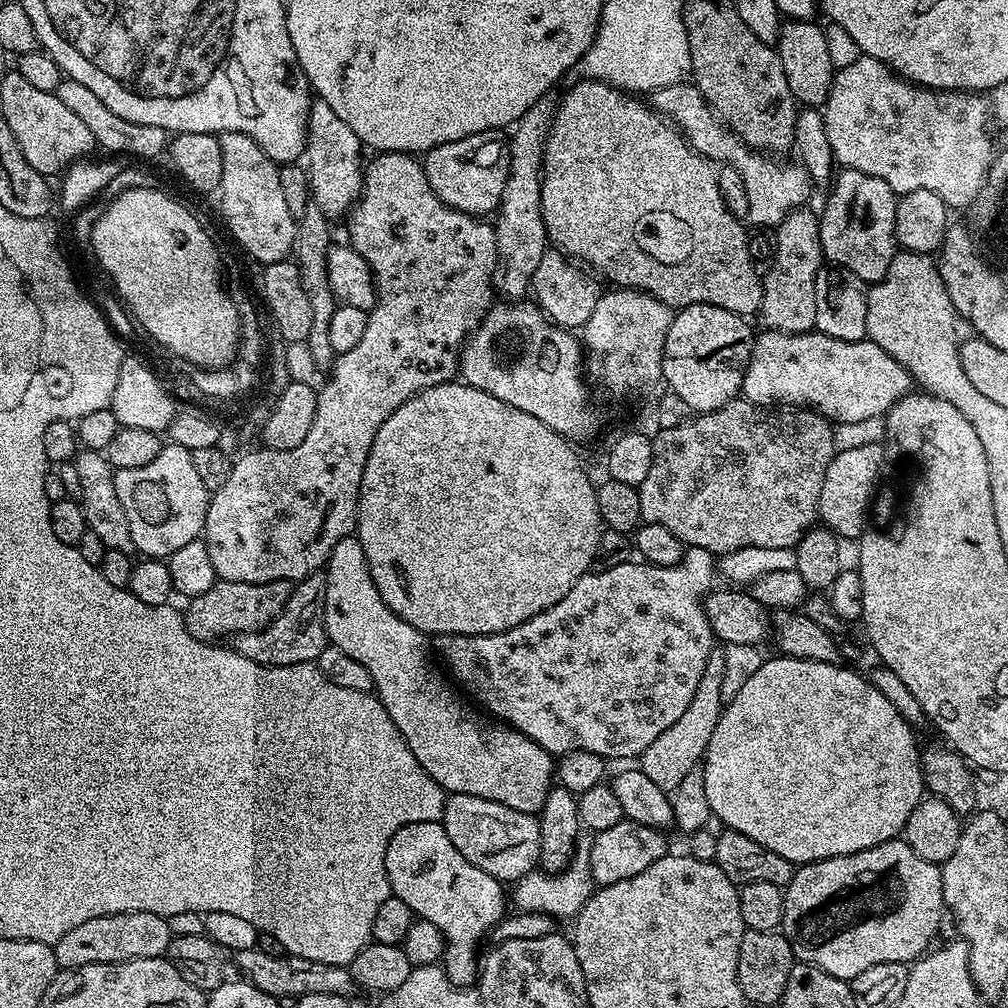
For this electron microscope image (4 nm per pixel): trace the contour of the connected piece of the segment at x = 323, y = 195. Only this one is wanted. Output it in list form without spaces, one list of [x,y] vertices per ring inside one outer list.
[[[319,98],[313,99],[311,110],[308,111],[304,165],[305,171],[308,173],[308,185],[311,199],[316,201],[327,217],[347,217],[352,211],[353,204],[360,199],[363,191],[364,169],[364,157],[362,158],[362,151],[364,150],[360,143],[360,139],[354,134],[354,130],[352,130],[350,126],[347,126],[346,122],[344,122],[342,118],[327,105],[325,100]]]

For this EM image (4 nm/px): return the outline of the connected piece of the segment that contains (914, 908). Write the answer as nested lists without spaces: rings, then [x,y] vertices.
[[[903,838],[870,846],[870,850],[799,865],[784,889],[782,934],[790,942],[793,957],[849,982],[858,978],[862,970],[881,962],[911,965],[929,951],[944,916],[946,920],[940,869],[941,865],[914,854]]]

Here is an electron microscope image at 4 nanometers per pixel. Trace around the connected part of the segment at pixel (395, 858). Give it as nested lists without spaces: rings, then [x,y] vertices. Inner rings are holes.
[[[414,822],[402,826],[402,830],[398,830],[394,838],[390,838],[390,846],[386,846],[386,874],[392,887],[392,895],[406,902],[406,906],[410,906],[413,917],[434,922],[434,926],[442,930],[445,942],[442,967],[446,978],[450,978],[450,982],[454,982],[454,986],[459,988],[473,987],[478,980],[476,951],[492,928],[506,916],[505,885],[486,874],[486,870],[478,870],[478,866],[466,862],[454,842],[450,842],[444,825],[440,822]]]

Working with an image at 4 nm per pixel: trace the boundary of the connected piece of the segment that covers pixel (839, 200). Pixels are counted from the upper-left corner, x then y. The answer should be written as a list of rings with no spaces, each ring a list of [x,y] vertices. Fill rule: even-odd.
[[[853,168],[841,169],[833,179],[832,193],[824,204],[824,212],[820,218],[820,245],[824,251],[824,259],[829,265],[845,268],[865,282],[883,280],[886,270],[890,270],[890,262],[895,258],[898,245],[896,243],[896,201],[898,193],[886,185],[882,179]]]

